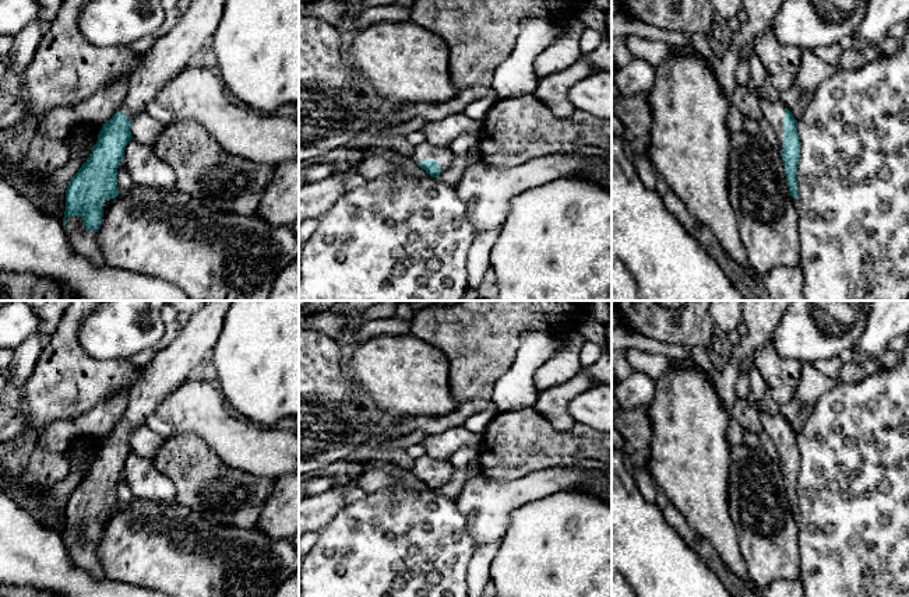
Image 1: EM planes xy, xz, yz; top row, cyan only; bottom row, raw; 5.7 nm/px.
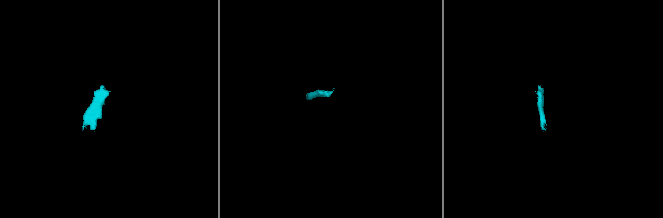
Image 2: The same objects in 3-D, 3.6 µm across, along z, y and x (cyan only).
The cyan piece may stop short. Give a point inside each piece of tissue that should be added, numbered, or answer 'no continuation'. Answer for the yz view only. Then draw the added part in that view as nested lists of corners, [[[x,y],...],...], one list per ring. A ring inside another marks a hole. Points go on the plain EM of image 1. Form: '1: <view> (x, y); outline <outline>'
1: yz (774, 424); outline [[[760,412],[760,417],[761,417],[762,428],[769,435],[775,446],[775,450],[778,453],[779,463],[782,466],[783,463],[783,433],[785,433],[786,418],[781,412],[775,412],[775,414]]]

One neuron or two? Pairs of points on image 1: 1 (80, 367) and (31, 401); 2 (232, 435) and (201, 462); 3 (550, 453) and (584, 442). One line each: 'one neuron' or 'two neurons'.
1: one neuron
2: two neurons
3: one neuron

